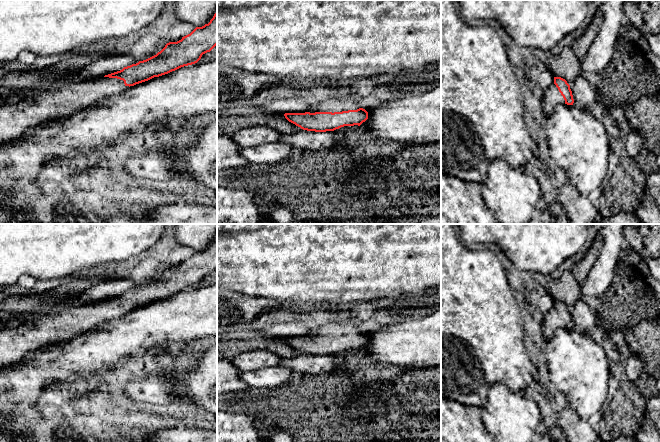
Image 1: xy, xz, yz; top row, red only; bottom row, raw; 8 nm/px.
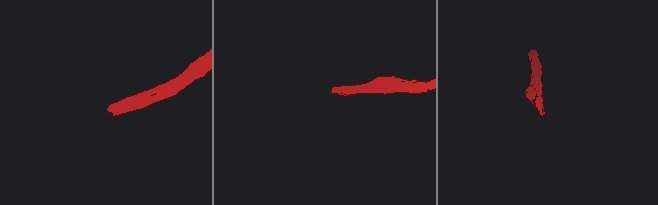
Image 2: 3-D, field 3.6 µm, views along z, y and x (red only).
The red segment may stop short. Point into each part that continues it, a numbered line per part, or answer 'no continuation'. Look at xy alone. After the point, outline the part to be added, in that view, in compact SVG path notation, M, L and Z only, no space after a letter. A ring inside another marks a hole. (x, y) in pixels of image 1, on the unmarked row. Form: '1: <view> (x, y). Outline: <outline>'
1: xy (16, 344). Outline: M102 301L68 310L53 310L19 327L1 331L0 369L124 314L123 304Z

